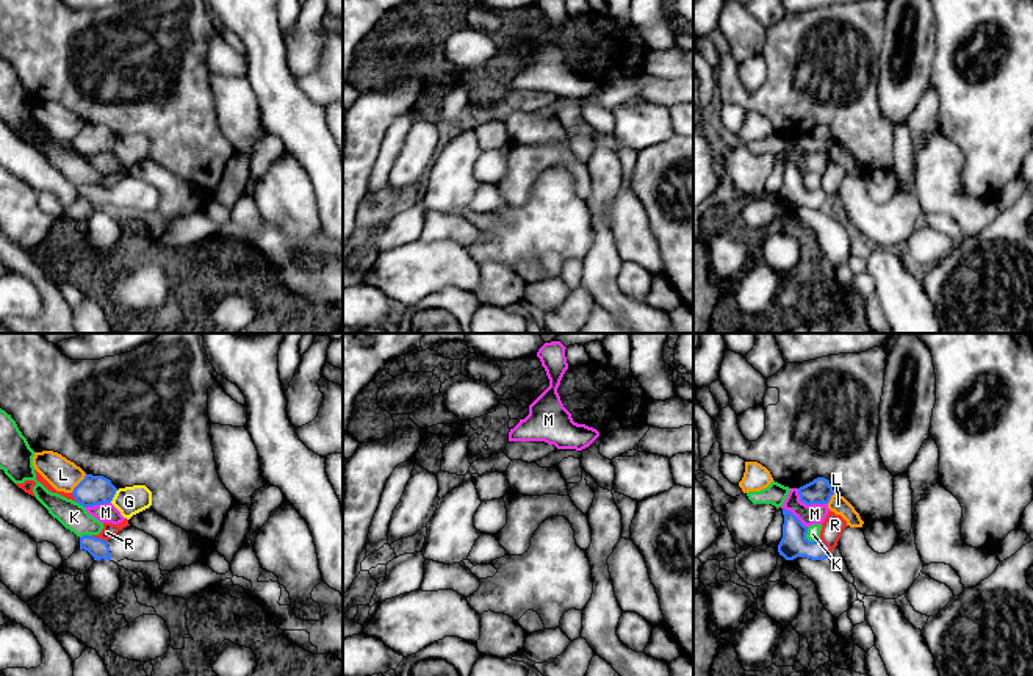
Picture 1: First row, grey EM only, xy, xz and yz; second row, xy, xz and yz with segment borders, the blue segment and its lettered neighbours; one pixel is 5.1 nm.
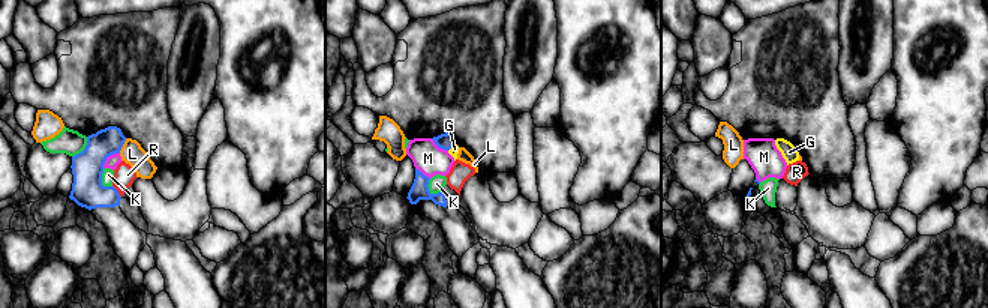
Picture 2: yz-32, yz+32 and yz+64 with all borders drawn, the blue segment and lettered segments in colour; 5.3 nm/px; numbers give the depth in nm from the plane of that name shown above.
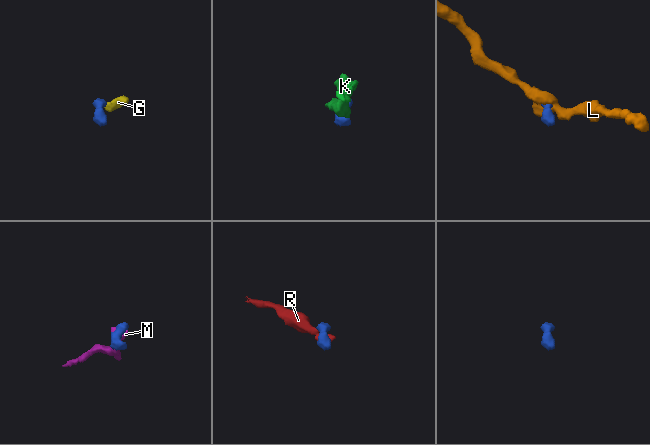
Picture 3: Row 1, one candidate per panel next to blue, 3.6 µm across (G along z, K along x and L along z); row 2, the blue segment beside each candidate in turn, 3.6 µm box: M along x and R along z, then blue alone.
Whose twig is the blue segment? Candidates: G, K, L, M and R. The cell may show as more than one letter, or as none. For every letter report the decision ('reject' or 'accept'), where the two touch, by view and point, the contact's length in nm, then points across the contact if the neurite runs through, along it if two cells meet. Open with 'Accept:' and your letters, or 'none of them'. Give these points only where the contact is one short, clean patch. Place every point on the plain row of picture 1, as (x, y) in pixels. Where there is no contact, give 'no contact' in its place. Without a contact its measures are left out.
Accept: none of them
G: reject; meets blue in xy at (113, 146); contact 80 nm long; border along xy (118, 140), (110, 151)
K: reject; meets blue in yz at (806, 188); contact 90 nm long
L: reject; meets blue in xy at (79, 133); contact 130 nm long; border along xy (86, 124), (71, 141)
M: reject; meets blue in yz at (808, 154); contact 190 nm long; border along yz (795, 138), (800, 149), (806, 154), (827, 154)
R: reject; meets blue in xy at (99, 188); contact 90 nm long

